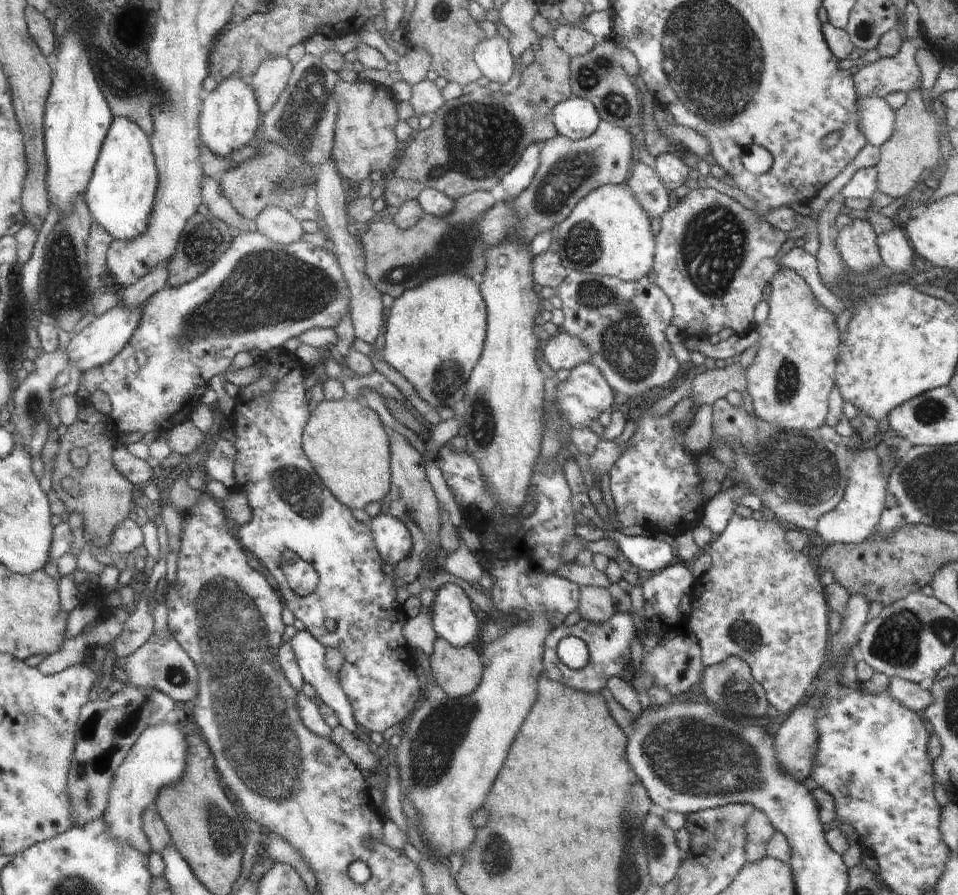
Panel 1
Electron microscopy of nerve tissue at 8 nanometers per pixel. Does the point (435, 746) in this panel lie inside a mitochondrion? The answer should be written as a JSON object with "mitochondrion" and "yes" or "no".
{"mitochondrion":"yes"}

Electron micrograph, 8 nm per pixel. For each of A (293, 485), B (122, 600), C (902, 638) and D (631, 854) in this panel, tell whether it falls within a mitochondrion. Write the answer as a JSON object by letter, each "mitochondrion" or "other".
{"A":"mitochondrion","B":"other","C":"mitochondrion","D":"mitochondrion"}

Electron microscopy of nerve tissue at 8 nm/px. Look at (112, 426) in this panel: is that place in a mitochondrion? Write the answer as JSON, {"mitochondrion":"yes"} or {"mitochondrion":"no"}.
{"mitochondrion":"no"}

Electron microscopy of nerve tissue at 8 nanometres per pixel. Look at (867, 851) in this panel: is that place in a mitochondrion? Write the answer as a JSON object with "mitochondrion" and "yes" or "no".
{"mitochondrion":"no"}

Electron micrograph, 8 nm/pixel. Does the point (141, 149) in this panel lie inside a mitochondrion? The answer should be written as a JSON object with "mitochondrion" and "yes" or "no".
{"mitochondrion":"no"}

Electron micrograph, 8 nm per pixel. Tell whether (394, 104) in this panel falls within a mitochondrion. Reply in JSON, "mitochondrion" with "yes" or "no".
{"mitochondrion":"no"}

